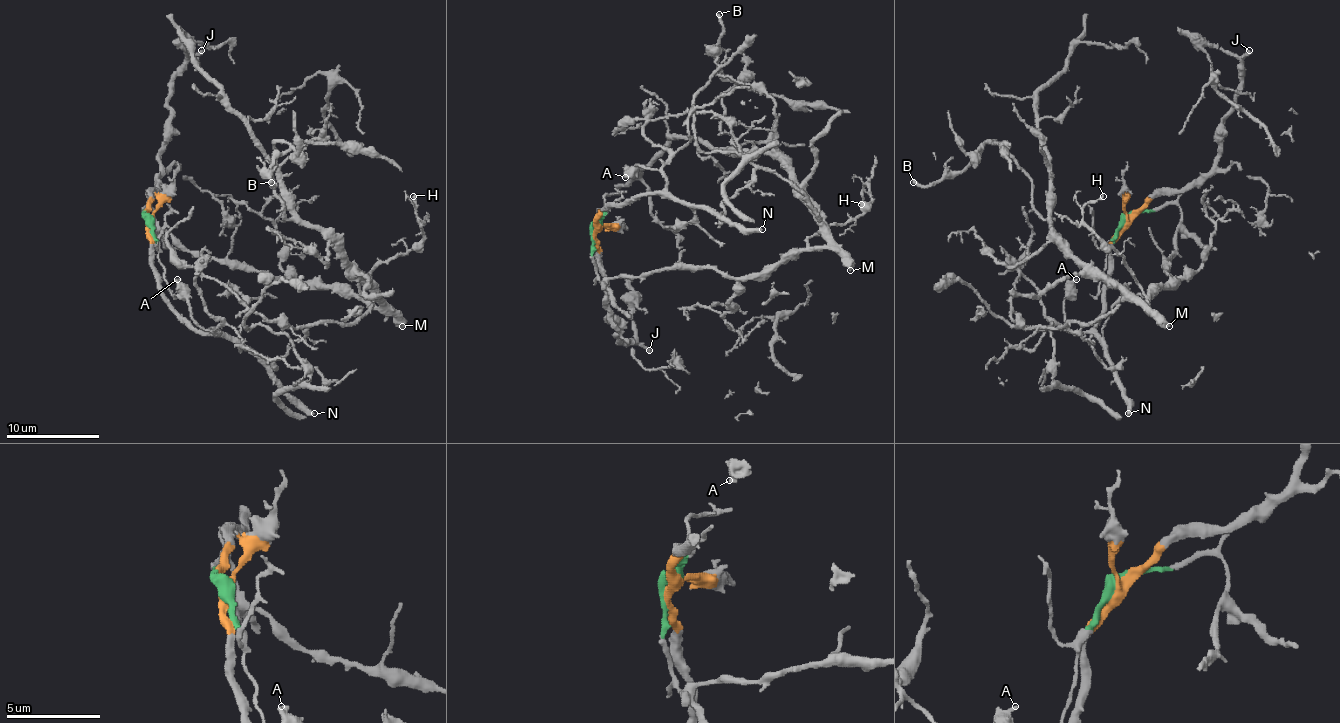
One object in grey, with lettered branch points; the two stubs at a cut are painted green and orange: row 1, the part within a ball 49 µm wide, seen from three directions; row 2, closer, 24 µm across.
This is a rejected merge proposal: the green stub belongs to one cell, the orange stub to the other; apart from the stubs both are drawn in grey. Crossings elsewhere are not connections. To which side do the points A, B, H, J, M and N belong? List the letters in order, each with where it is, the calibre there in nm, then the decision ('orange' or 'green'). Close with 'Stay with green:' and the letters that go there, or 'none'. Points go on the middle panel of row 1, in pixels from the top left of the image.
A: place (625, 177); calibre 400 nm; orange
B: place (719, 14); calibre 280 nm; green
H: place (861, 204); calibre 170 nm; green
J: place (649, 350); calibre 260 nm; orange
M: place (850, 270); calibre 550 nm; green
N: place (762, 229); calibre 280 nm; orange
Stay with green: B, H, M

